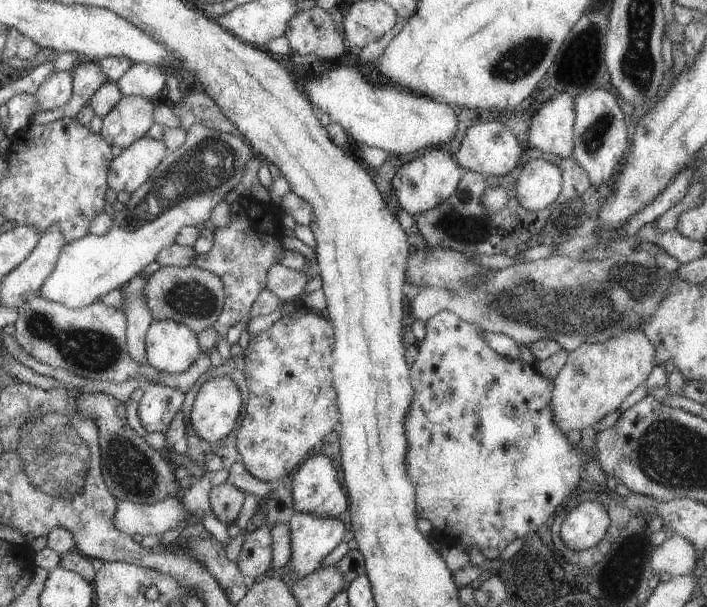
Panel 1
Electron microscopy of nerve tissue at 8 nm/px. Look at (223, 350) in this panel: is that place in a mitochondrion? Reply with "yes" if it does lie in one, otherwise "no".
no

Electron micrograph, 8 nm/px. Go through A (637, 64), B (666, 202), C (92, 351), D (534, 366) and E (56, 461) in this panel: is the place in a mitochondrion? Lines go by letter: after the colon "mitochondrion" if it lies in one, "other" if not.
A: mitochondrion
B: other
C: mitochondrion
D: other
E: mitochondrion

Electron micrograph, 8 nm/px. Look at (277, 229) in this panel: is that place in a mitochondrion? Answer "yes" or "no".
no

